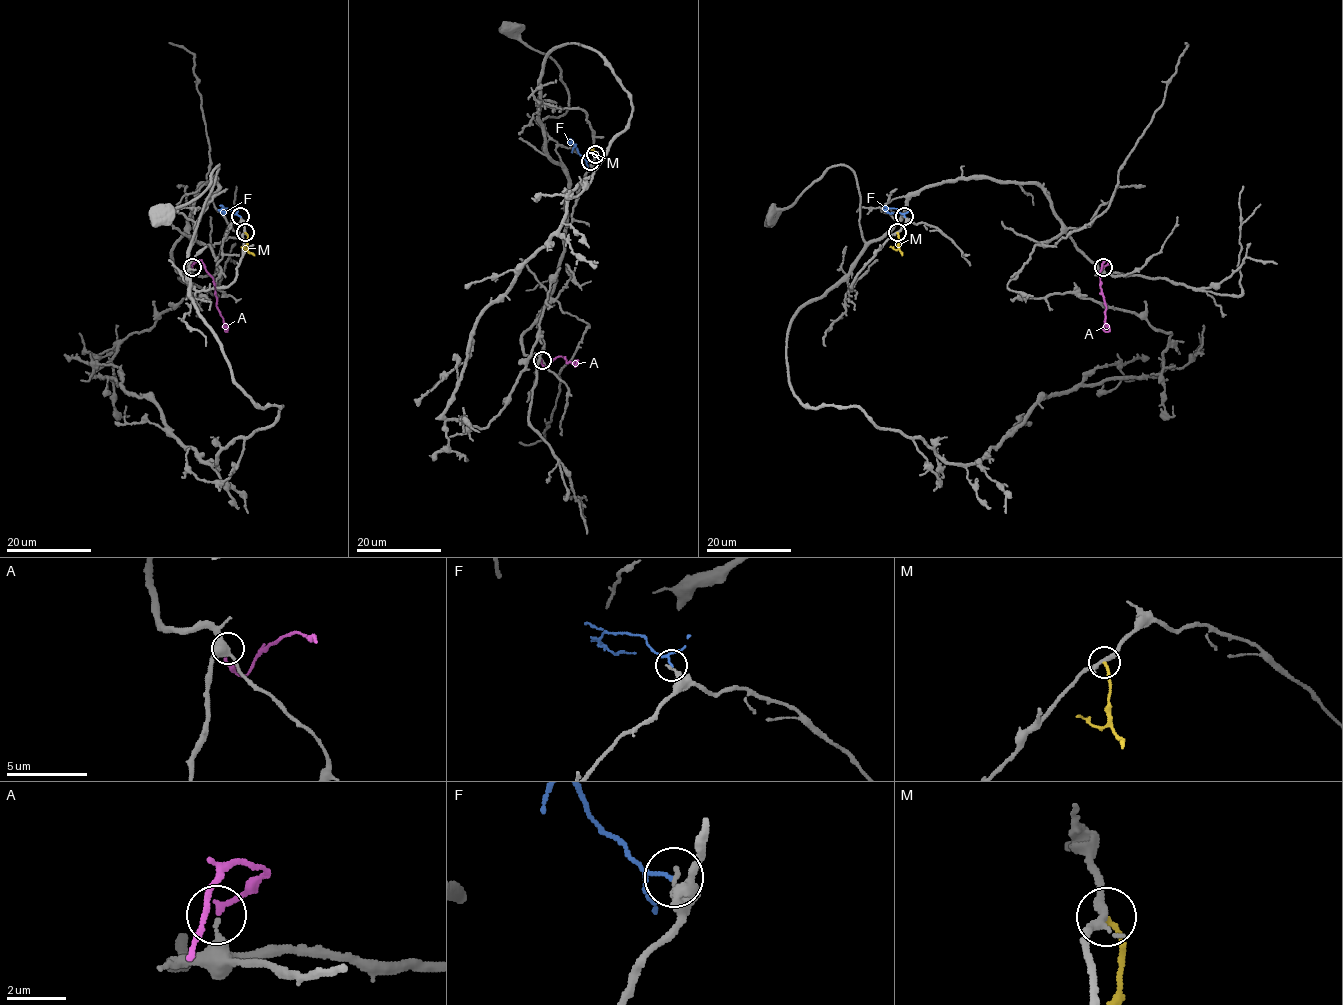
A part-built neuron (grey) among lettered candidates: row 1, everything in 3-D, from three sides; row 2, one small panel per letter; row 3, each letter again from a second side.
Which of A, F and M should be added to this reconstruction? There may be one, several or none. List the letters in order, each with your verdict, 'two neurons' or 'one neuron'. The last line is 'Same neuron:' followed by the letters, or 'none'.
A: one neuron
F: two neurons
M: two neurons
Same neuron: A

